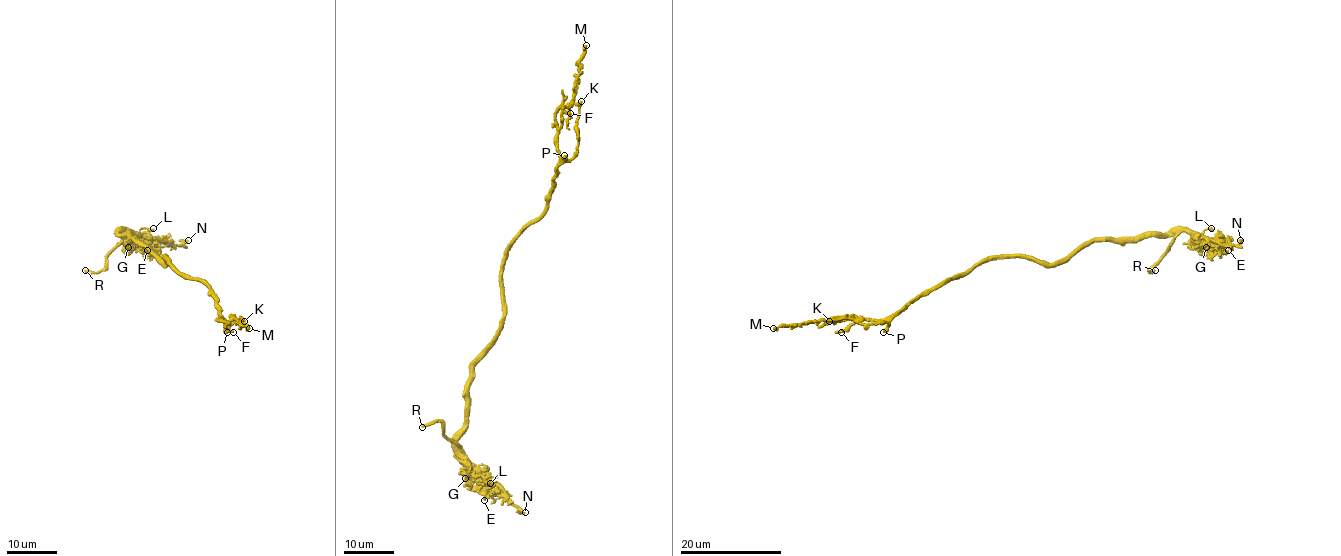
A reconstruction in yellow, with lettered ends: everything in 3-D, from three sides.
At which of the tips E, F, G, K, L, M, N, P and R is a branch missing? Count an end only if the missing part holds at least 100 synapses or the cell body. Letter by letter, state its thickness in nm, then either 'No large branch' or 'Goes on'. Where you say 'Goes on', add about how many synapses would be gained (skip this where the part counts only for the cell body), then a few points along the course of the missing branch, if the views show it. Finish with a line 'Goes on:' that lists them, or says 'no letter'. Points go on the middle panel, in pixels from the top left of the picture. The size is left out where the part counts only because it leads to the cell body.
E: Thickness 180 nm. No large branch
F: Thickness 300 nm. No large branch
G: Thickness 180 nm. No large branch
K: Thickness 240 nm. No large branch
L: Thickness 240 nm. No large branch
M: Thickness 400 nm. No large branch
N: Thickness 220 nm. No large branch
P: Thickness 440 nm. No large branch
R: Thickness 340 nm. Goes on
Goes on: R

